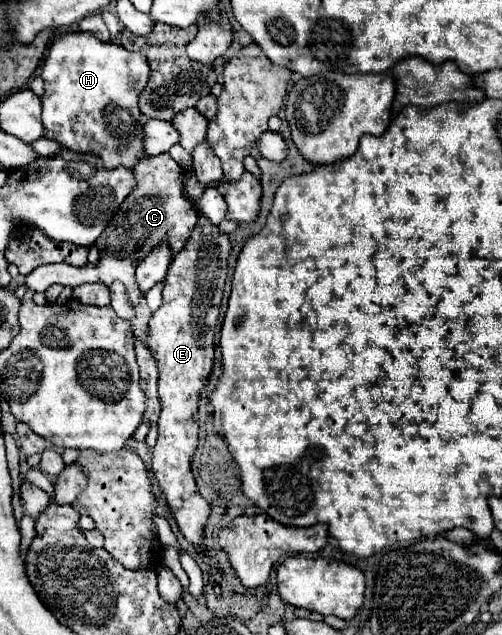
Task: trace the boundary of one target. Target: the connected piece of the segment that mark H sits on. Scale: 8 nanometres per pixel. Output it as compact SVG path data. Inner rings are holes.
M67 33L53 41L41 77L45 81L41 103L47 139L71 151L101 157L105 169L119 165L133 169L145 157L145 117L139 111L139 93L149 79L149 63L141 53L103 43L91 33Z

